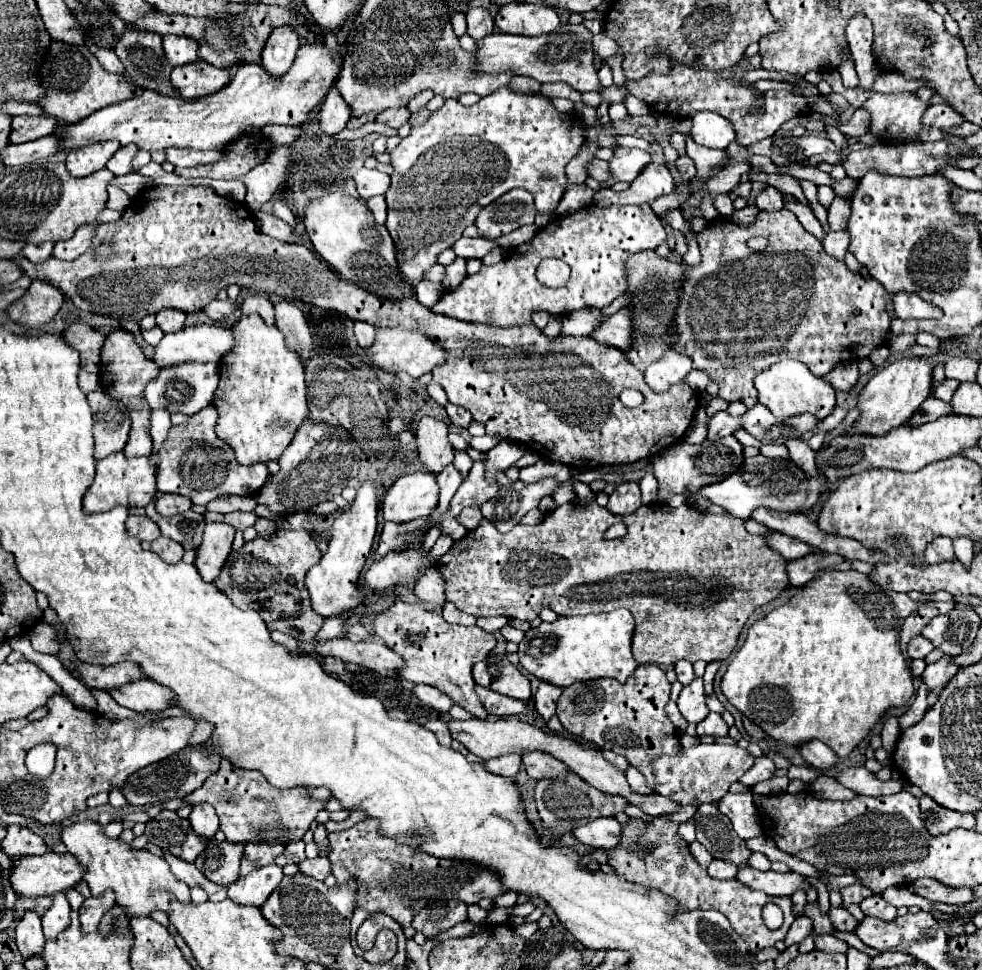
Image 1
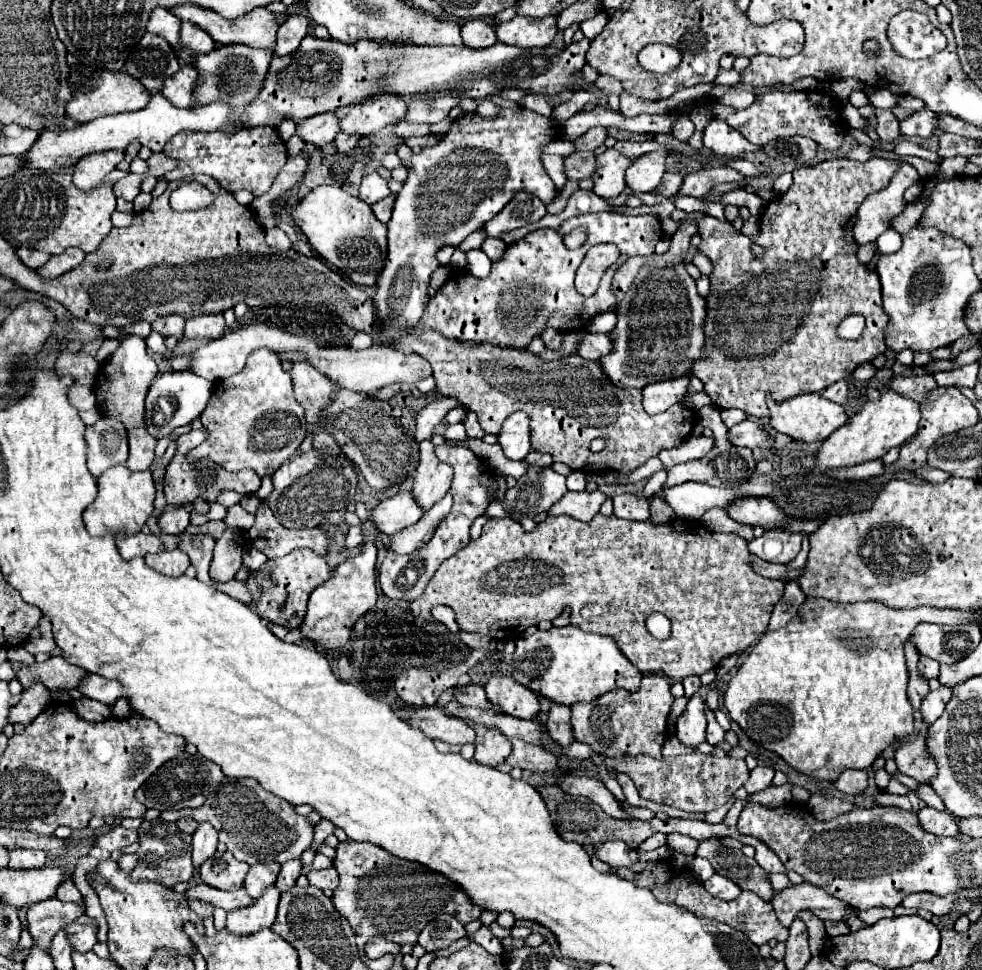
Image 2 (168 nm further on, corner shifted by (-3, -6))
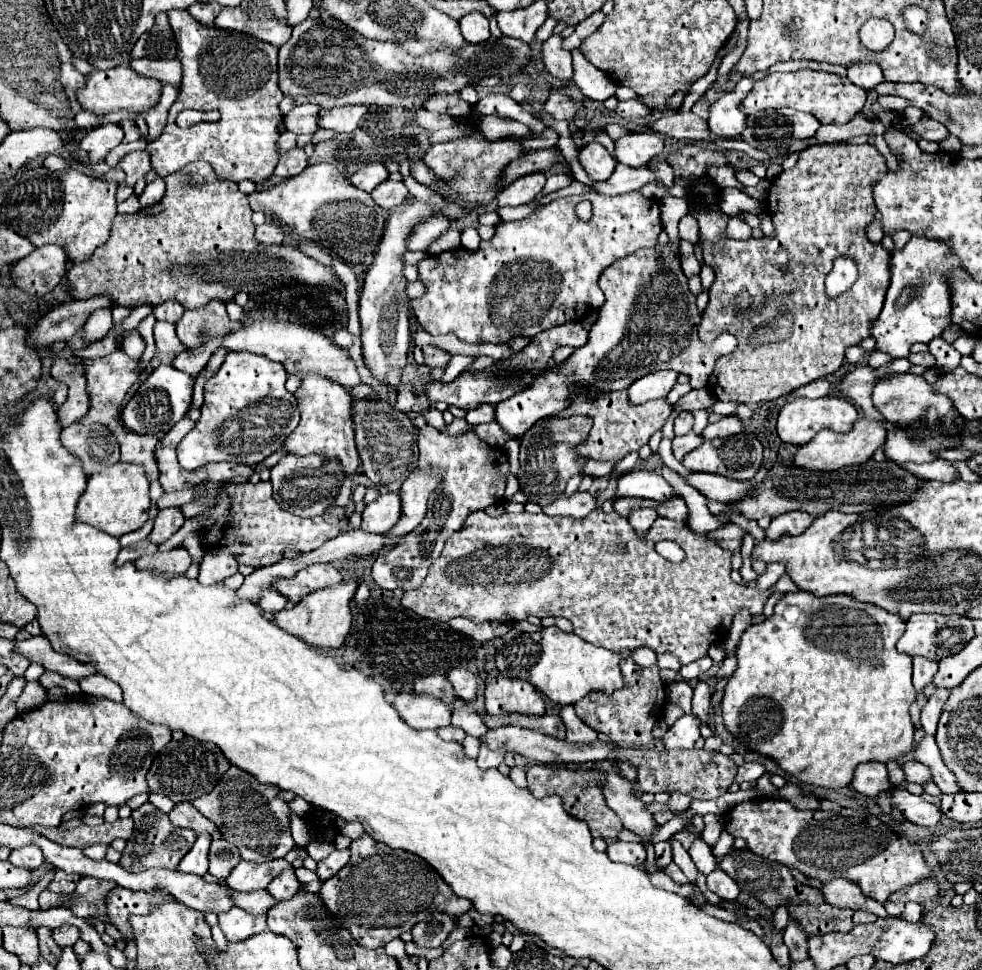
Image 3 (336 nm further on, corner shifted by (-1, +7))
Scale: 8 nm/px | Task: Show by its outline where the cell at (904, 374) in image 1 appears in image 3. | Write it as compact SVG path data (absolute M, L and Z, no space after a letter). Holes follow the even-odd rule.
M858 418L848 432L834 432L824 428L808 444L800 446L800 450L794 456L794 464L810 470L840 470L850 464L852 466L862 464L868 458L872 458L876 448L880 448L886 442L884 432L886 432L884 420L870 420L870 418Z

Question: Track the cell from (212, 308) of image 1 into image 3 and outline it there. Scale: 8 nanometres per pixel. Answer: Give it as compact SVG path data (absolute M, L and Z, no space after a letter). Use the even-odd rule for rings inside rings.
M210 302L196 310L186 310L176 324L176 334L184 346L198 346L212 338L222 338L232 330L224 302Z

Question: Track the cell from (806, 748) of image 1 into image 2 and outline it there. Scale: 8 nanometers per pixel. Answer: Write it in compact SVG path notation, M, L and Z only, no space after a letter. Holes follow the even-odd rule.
M844 771L838 781L834 783L834 787L846 795L858 795L868 787L868 773L866 771Z

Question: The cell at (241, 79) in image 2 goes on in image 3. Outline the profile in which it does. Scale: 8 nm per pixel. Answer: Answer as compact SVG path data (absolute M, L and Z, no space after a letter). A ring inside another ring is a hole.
M168 10L168 20L178 44L177 56L184 66L184 80L180 94L168 112L168 124L158 140L146 146L152 158L152 168L158 176L168 176L184 168L188 162L208 162L218 178L240 182L264 182L274 174L278 164L278 124L282 114L278 110L284 98L278 90L278 48L258 38L226 32L218 28L198 26L186 10ZM186 110L218 110L218 122L198 122L192 128L178 128L176 116Z

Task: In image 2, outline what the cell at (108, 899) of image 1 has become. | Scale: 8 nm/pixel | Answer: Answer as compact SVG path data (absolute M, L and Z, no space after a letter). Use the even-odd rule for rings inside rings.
M70 923L66 927L68 931L68 943L72 943L74 951L88 953L92 951L96 943L96 927L94 925L82 925L82 923Z

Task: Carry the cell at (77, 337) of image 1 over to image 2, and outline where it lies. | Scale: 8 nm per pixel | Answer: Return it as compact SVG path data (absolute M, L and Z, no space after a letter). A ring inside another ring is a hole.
M60 353L56 361L56 373L58 375L70 375L74 383L80 385L92 385L96 383L96 375L100 371L100 363L88 355L88 353Z

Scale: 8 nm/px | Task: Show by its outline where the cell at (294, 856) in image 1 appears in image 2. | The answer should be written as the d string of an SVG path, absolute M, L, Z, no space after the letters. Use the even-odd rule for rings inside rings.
M294 859L294 861L288 861L288 863L282 865L280 875L278 875L278 881L276 881L276 887L278 887L280 893L284 893L284 891L288 891L290 887L296 885L296 879L300 875L300 869L302 869L300 859Z

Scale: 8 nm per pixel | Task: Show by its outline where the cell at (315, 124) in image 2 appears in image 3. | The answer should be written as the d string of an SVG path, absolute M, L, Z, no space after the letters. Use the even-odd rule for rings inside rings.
M298 104L284 116L284 126L294 134L314 134L320 128L318 112L318 104Z

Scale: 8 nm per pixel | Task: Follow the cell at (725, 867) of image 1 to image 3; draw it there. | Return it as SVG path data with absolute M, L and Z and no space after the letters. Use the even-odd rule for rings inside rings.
M720 868L712 870L706 876L706 886L708 886L710 892L718 894L722 900L734 900L738 896L738 892L740 892L738 884L726 872L722 872Z

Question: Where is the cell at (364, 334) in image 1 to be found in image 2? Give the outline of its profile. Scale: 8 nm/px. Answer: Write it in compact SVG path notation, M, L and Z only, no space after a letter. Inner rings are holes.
M356 333L352 337L352 341L348 343L348 347L352 347L352 349L368 349L370 345L372 345L372 337L368 333Z

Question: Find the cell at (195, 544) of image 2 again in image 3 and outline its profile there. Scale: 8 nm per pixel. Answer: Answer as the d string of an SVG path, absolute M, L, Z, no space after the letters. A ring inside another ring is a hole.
M262 590L260 598L258 598L258 606L264 610L264 612L270 612L270 614L276 614L280 610L284 610L286 606L286 598L274 590Z

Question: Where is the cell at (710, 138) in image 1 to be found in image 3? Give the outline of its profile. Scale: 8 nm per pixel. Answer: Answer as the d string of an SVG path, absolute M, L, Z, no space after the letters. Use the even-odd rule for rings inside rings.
M744 76L732 92L726 92L720 100L716 100L710 106L708 130L716 138L740 138L742 136L746 128L746 118L740 114L738 106L752 90L752 86L754 86L754 80L750 76Z

